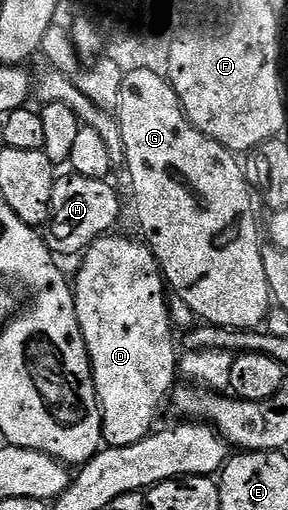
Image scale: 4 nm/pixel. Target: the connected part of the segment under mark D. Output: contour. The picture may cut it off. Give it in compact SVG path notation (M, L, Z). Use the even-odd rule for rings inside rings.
M113 236L96 239L84 252L79 276L73 279L73 294L77 321L81 325L87 355L91 358L95 392L103 414L103 442L107 447L124 447L152 434L163 402L166 399L168 402L177 386L177 353L175 355L175 339L171 336L169 295L152 251L140 240Z

